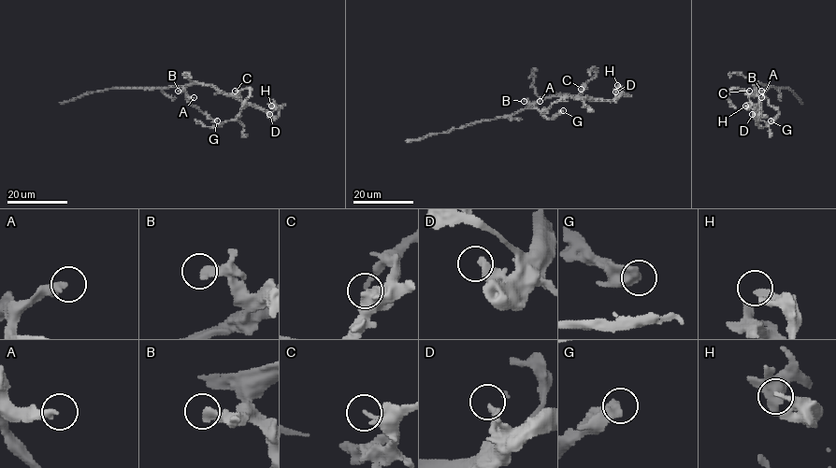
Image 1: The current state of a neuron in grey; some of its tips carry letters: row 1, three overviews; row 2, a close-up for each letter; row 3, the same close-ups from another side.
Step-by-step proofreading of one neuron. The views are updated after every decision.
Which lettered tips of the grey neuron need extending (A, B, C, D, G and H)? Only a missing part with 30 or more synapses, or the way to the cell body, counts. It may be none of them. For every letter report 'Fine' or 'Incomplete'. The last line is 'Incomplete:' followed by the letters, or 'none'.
A: Fine
B: Fine
C: Fine
D: Fine
G: Fine
H: Fine
Incomplete: none

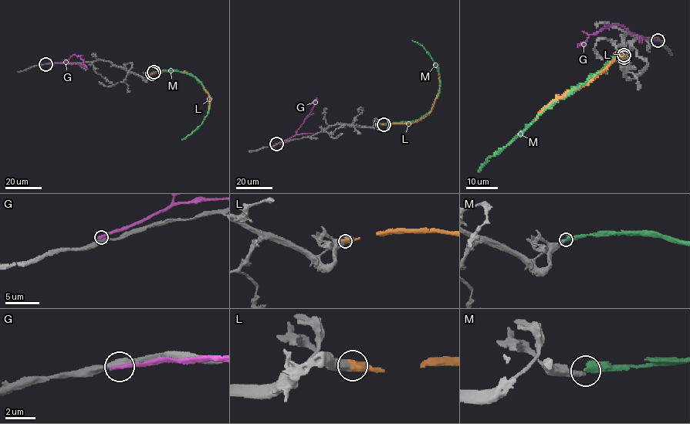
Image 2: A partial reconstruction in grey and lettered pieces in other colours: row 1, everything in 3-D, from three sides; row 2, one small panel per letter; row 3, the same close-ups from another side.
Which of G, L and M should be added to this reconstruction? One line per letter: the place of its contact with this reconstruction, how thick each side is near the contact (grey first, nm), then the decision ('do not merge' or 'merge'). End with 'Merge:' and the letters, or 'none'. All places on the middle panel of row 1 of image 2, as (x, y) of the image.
G: (276, 144) | 440/360 nm | do not merge
L: (382, 124) | 650/550 nm | merge
M: (383, 124) | 340/550 nm | do not merge
Merge: L

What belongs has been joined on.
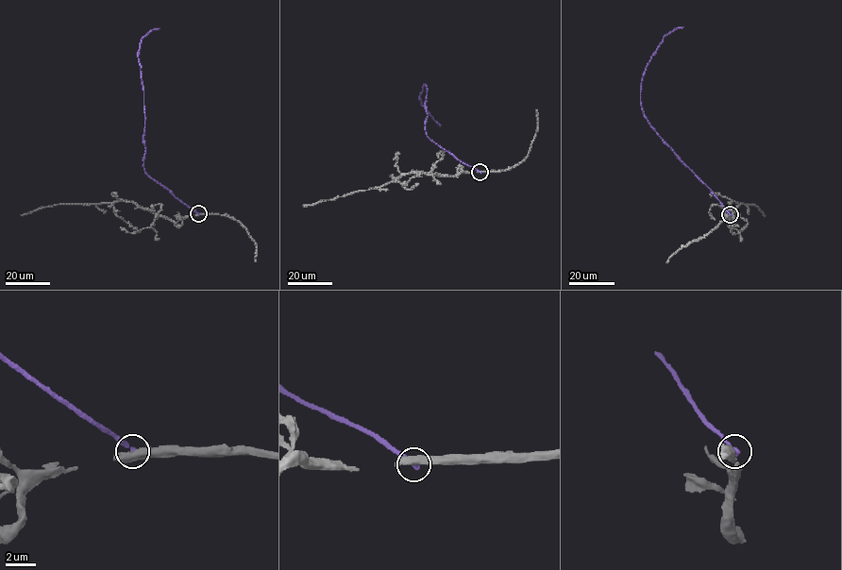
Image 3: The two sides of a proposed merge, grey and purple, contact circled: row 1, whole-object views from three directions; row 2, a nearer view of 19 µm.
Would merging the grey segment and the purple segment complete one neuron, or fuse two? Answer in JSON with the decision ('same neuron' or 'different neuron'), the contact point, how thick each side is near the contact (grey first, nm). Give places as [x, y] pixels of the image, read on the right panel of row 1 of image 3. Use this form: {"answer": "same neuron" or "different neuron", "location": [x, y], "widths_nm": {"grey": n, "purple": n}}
{"answer": "different neuron", "location": [730, 214], "widths_nm": {"grey": 480, "purple": 340}}

